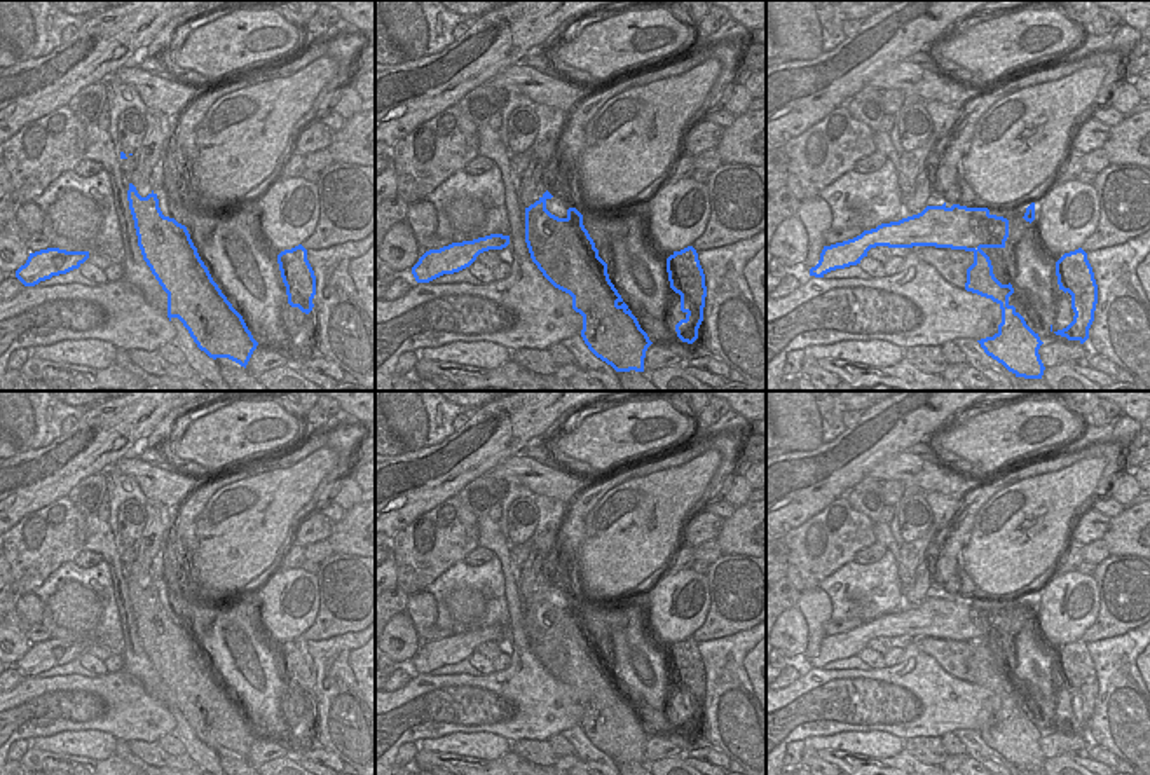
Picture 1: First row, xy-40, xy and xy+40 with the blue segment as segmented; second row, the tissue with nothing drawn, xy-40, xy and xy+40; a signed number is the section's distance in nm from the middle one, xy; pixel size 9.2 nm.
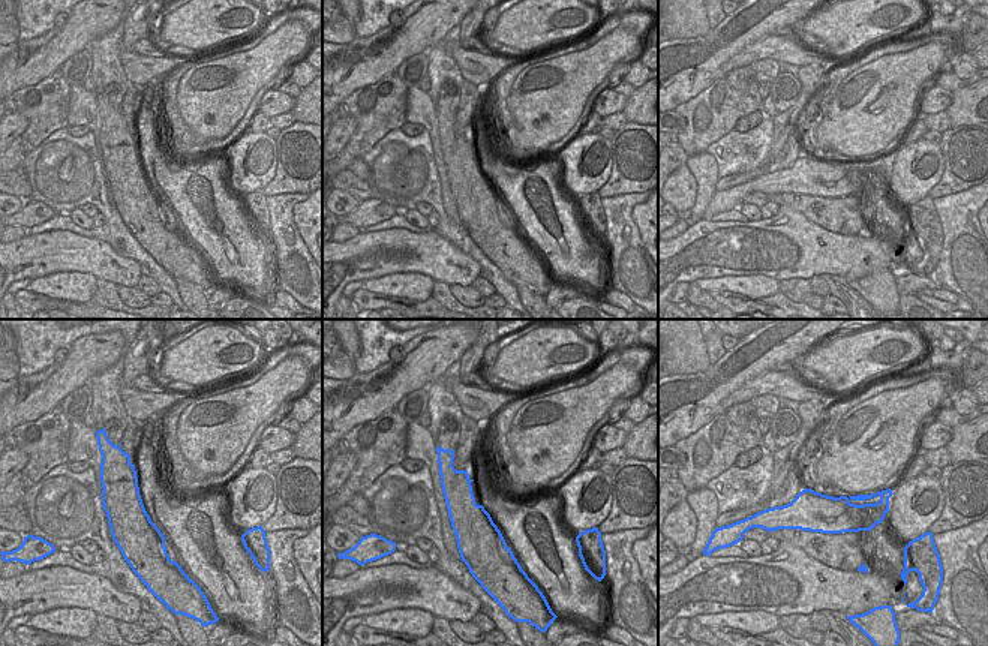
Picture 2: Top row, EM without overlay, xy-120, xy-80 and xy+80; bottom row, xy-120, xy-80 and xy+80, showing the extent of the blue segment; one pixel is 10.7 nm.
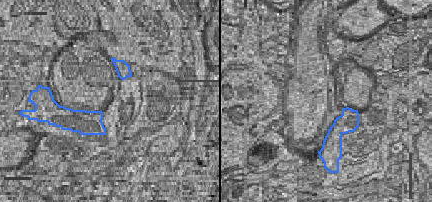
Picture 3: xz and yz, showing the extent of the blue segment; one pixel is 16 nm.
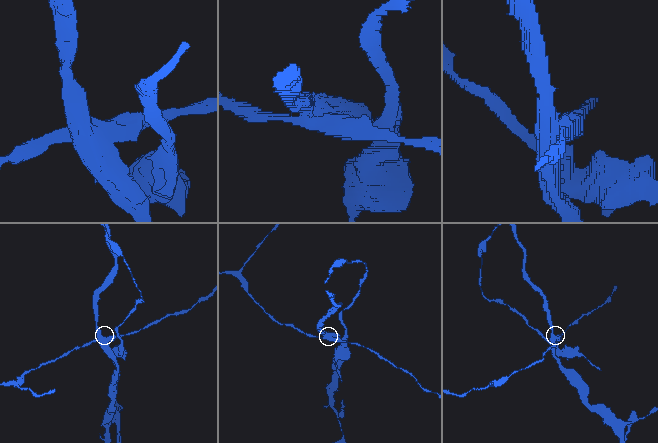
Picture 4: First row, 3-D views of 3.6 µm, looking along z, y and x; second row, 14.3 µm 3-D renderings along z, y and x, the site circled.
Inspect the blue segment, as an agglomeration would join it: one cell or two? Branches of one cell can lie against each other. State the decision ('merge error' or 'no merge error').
merge error

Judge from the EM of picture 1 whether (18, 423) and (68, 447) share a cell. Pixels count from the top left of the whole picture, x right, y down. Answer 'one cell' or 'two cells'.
two cells

